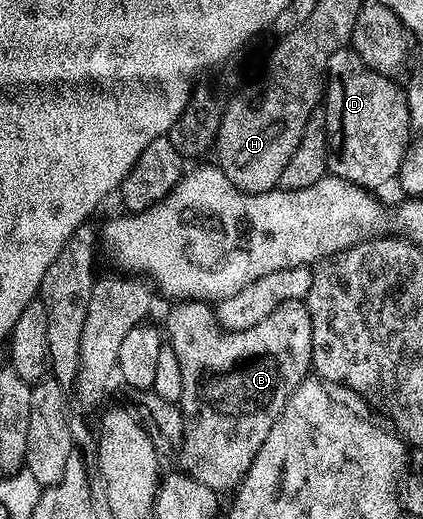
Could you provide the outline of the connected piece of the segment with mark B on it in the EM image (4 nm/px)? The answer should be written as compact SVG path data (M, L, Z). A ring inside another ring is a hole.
M178 300L173 303L166 318L164 334L168 344L180 360L180 372L184 376L184 392L181 408L184 424L182 448L176 455L181 473L195 478L200 484L221 488L241 486L256 452L268 440L272 424L278 422L286 399L293 390L306 381L312 370L312 324L310 308L305 301L295 300L280 304L260 324L252 324L247 330L224 330L218 324L215 307L210 302Z

